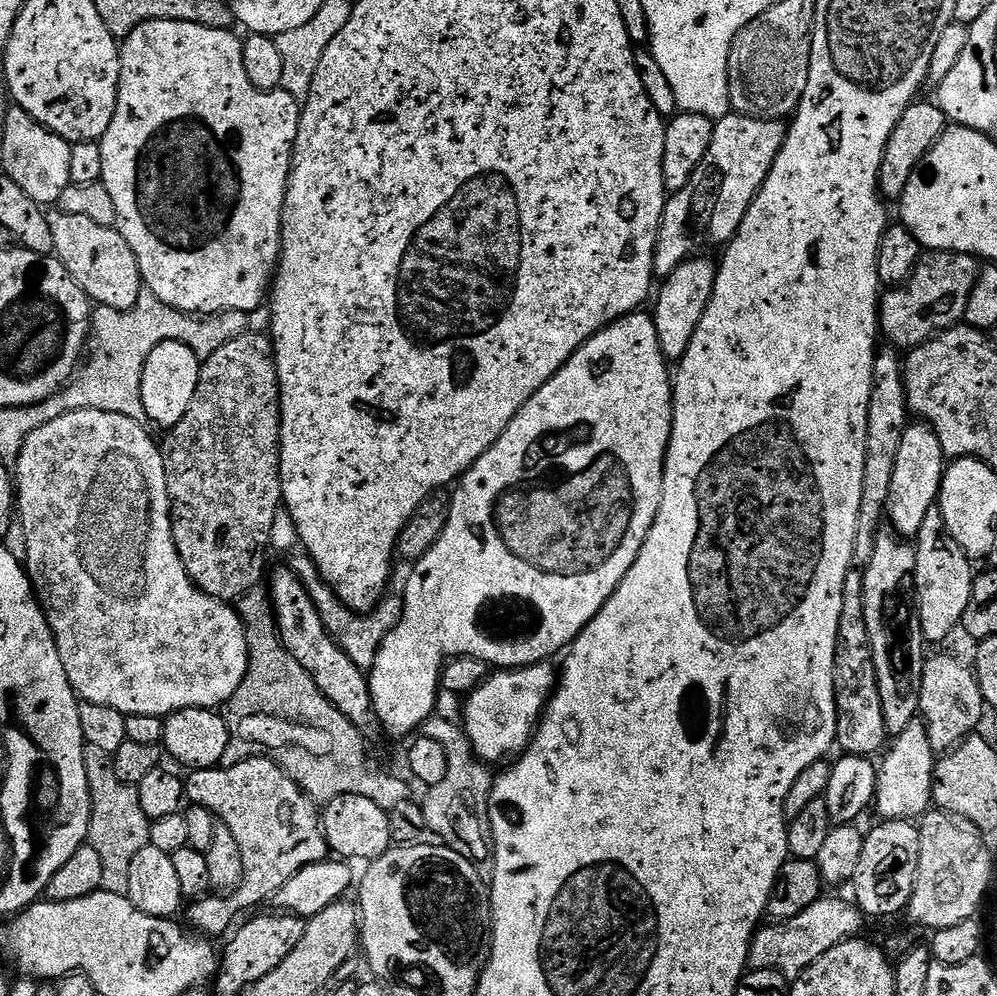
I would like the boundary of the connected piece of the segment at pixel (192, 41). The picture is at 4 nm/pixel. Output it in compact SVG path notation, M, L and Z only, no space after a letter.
M151 20L135 28L129 36L123 37L120 50L120 89L116 95L114 118L110 122L104 137L98 141L102 150L102 182L106 186L106 190L110 190L110 199L114 202L114 210L118 210L116 227L119 228L122 238L126 238L126 242L130 242L130 250L134 250L134 258L138 258L143 287L151 295L158 297L162 302L166 302L166 306L174 306L174 310L191 312L194 316L213 316L216 312L225 312L226 310L238 310L239 312L252 314L255 313L255 308L263 300L265 303L280 262L280 223L282 222L282 210L284 209L284 199L288 189L288 175L292 172L292 153L296 151L296 139L298 138L298 126L300 125L300 113L302 111L301 101L295 100L289 92L283 90L263 92L258 90L258 86L254 86L254 82L250 82L250 78L246 78L246 62L242 62L244 40L241 37L236 37L234 33L235 31L226 28L211 28L194 22Z

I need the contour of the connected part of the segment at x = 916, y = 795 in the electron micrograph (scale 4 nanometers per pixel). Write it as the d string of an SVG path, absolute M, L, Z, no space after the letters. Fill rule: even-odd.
M919 719L910 722L906 730L883 753L876 774L874 812L885 820L915 821L933 807L932 776L936 773L938 753L932 749L928 725ZM896 744L896 745L894 745ZM893 747L893 748L892 748ZM892 748L892 749L891 749Z

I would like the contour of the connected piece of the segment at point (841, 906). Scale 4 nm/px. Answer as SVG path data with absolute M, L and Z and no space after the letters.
M825 895L814 901L798 918L783 922L772 922L761 927L752 937L752 949L748 952L748 968L772 968L784 976L795 978L801 976L826 950L838 946L847 940L855 940L866 923L866 917L851 899L835 900Z

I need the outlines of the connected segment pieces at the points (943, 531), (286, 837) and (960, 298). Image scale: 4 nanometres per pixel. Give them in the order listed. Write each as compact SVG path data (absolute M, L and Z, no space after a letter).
M939 507L930 510L926 522L915 541L916 549L916 586L914 599L916 608L920 611L922 634L929 645L940 644L955 628L959 629L964 623L966 606L970 606L970 594L974 579L973 561L954 542L944 525L944 518Z
M257 758L243 760L229 768L217 766L189 771L186 796L192 804L208 807L219 823L230 826L230 834L234 834L242 850L244 867L244 880L238 890L209 894L189 907L192 909L188 912L188 920L201 937L213 938L224 931L227 933L241 919L240 912L251 913L256 910L251 908L267 900L269 903L278 890L298 874L298 870L329 859L330 849L316 801L309 798L273 760Z
M925 251L908 281L889 287L878 309L878 328L897 350L922 346L947 328L955 328L966 314L966 304L980 277L981 261L961 252Z

